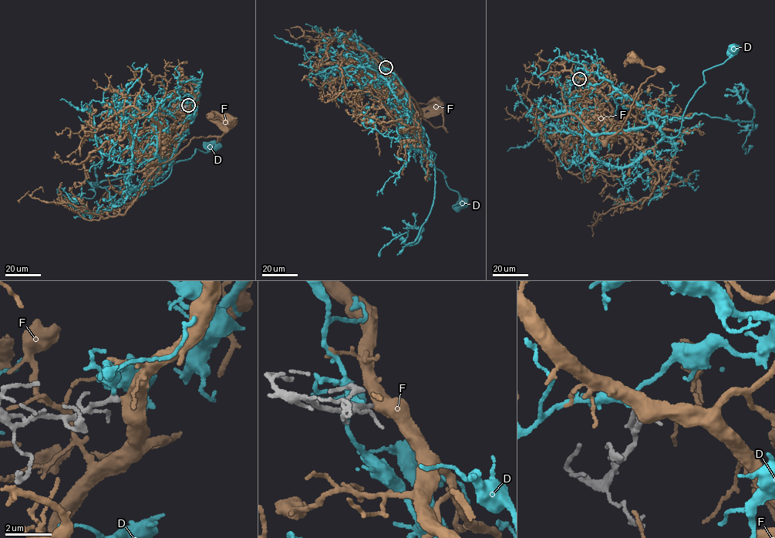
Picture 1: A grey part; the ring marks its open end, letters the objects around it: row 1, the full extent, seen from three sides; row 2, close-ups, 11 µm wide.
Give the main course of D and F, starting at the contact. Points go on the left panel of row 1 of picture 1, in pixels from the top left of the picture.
D: (187, 105), (193, 120), (149, 184), (196, 150), (216, 145)
F: (188, 106), (180, 133), (156, 147), (147, 164), (170, 160), (193, 138), (218, 137), (231, 127), (230, 120)

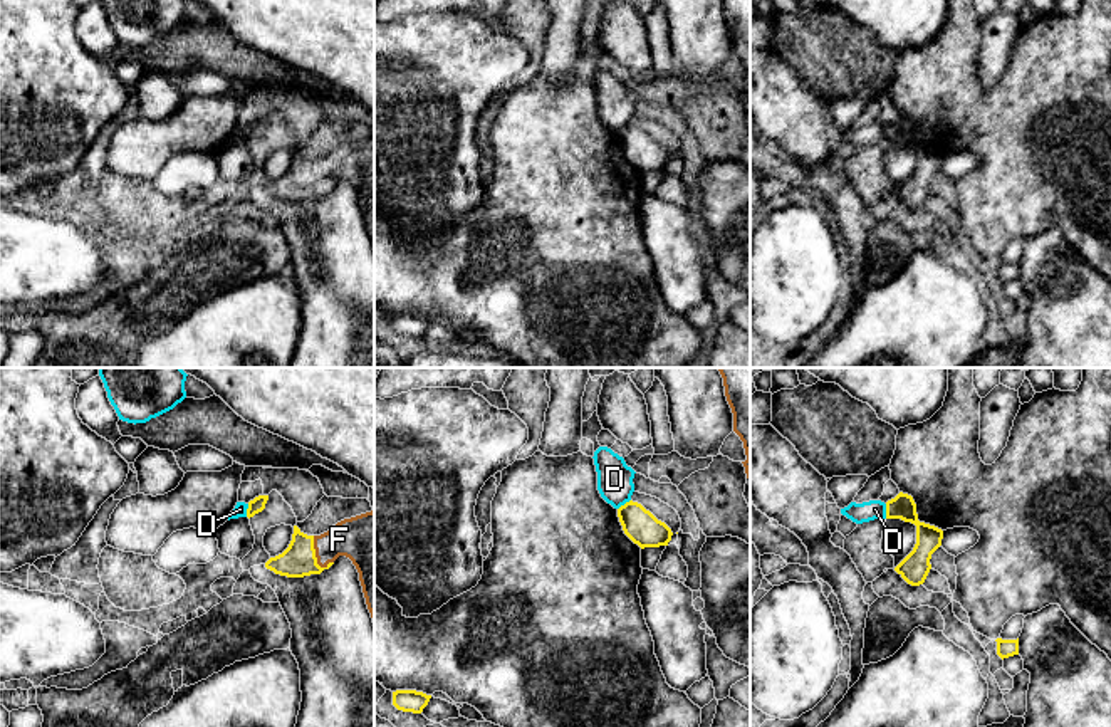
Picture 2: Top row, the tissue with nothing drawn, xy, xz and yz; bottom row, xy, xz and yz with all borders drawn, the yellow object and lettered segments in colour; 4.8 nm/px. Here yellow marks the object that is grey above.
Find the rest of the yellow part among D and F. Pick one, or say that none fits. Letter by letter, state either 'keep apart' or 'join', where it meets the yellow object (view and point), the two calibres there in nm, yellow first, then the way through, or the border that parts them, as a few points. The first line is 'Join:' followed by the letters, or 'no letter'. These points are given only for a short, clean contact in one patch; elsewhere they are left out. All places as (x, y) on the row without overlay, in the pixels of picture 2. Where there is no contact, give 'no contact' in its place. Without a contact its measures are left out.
Join: F
D: keep apart; contact yz (886, 135); calibres 130 and 100 nm; border yz (885, 128), (886, 141)
F: join; contact xy (314, 178); calibres 160 and 220 nm; way xy (299, 183), (306, 178), (314, 178), (341, 163), (363, 163)

